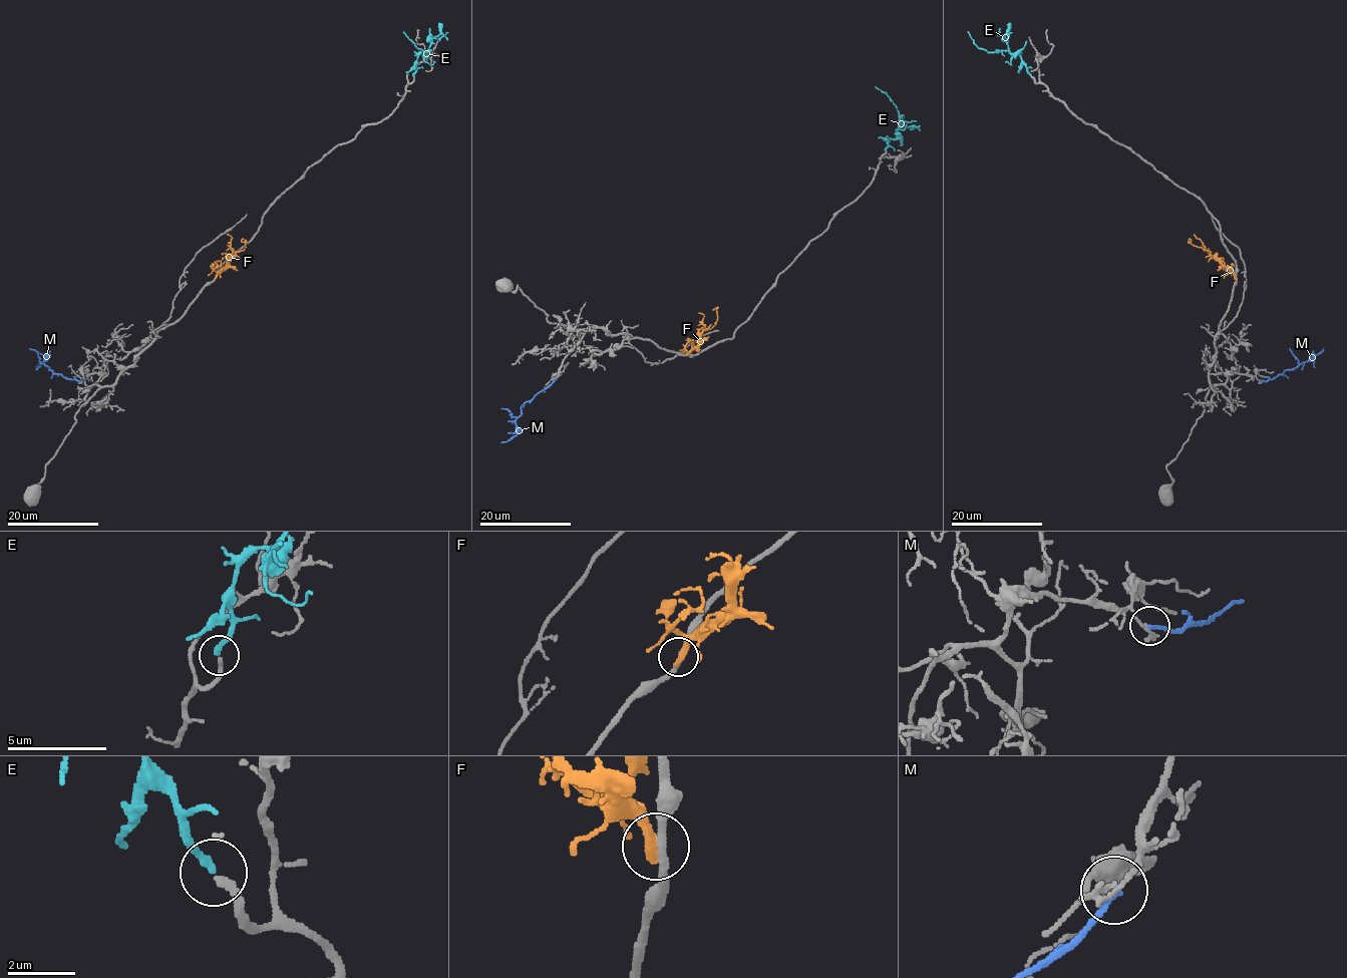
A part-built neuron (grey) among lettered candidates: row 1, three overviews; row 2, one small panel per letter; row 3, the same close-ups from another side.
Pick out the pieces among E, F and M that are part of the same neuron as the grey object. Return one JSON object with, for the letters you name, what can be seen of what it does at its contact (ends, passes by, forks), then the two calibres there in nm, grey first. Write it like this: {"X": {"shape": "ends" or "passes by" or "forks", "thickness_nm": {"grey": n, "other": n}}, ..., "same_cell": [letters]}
{"E": {"shape": "ends", "thickness_nm": {"grey": 240, "other": 240}}, "same_cell": ["E"]}

